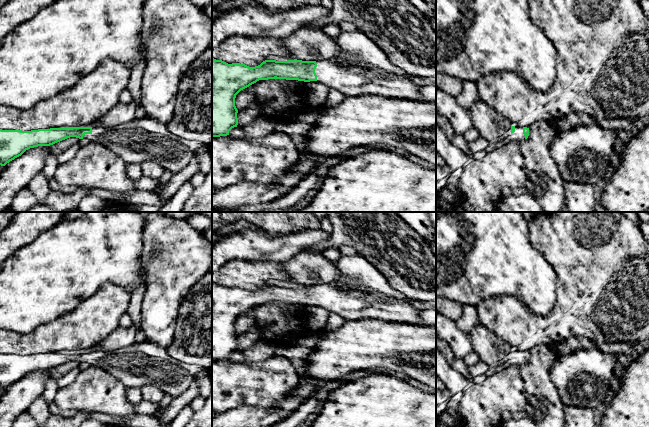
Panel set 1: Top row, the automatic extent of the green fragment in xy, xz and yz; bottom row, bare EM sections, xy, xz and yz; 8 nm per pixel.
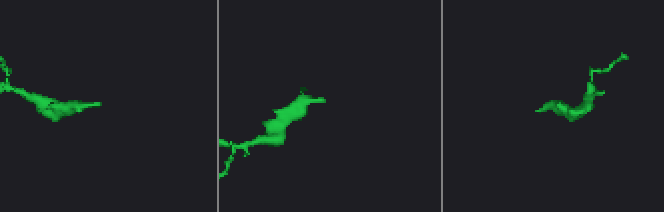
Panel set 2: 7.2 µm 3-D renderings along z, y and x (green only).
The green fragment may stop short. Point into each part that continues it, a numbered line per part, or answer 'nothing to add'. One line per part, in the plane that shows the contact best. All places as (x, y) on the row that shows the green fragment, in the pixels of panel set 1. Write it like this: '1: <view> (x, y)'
1: xz (362, 68)

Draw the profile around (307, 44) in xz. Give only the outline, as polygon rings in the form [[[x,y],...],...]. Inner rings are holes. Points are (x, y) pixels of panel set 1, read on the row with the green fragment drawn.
[[[303,26],[298,31],[293,32],[282,39],[287,52],[297,60],[315,61],[336,57],[341,50],[336,42],[336,38],[330,37],[323,29]]]

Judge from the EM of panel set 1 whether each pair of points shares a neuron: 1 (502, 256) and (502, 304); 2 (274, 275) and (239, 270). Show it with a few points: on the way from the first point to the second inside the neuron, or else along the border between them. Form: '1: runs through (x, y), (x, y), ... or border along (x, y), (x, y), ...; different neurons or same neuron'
1: border along (480, 301), (500, 295), (515, 295), (524, 304); different neurons
2: runs through (265, 273), (248, 273); same neuron

